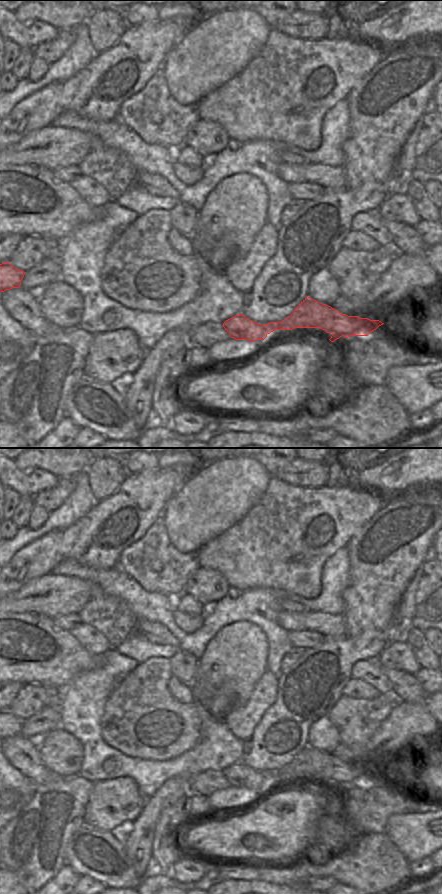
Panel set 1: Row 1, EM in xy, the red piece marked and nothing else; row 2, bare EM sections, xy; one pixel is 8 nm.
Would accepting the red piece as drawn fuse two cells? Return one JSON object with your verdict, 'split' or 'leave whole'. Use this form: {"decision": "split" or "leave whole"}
{"decision": "split"}

